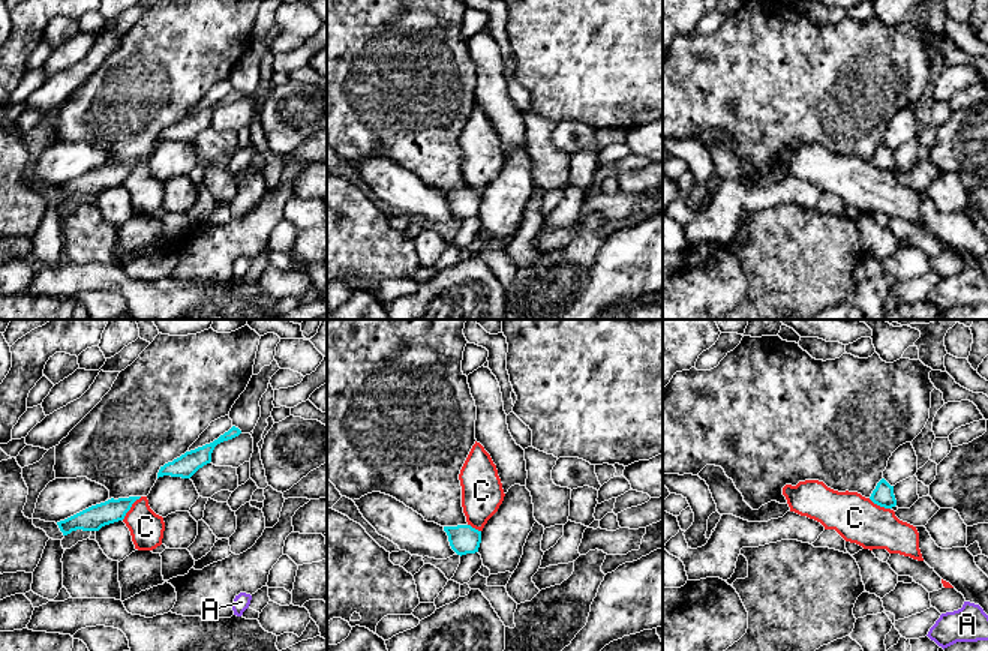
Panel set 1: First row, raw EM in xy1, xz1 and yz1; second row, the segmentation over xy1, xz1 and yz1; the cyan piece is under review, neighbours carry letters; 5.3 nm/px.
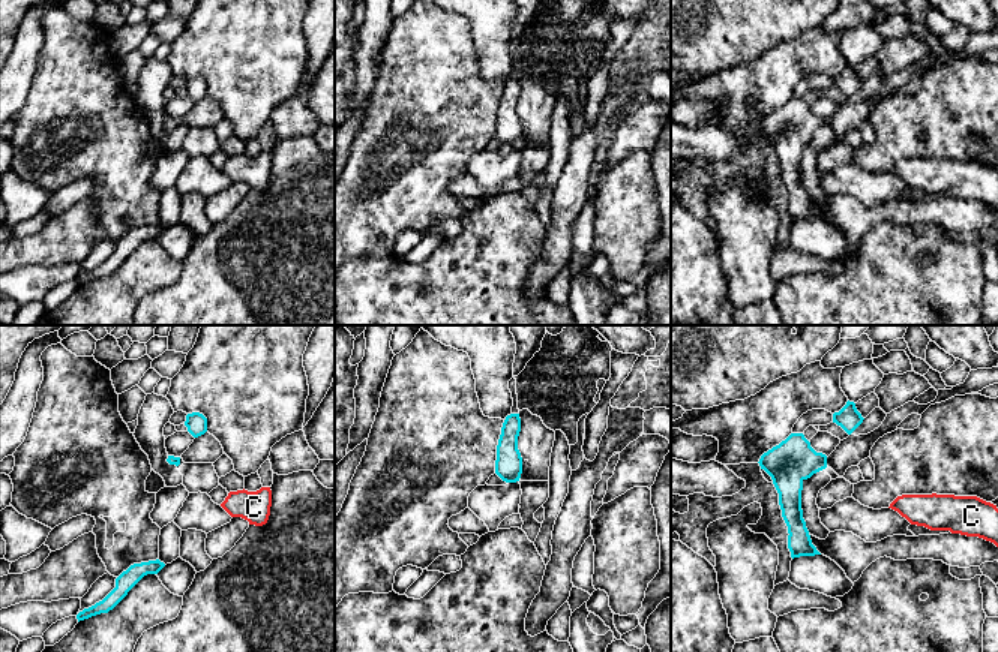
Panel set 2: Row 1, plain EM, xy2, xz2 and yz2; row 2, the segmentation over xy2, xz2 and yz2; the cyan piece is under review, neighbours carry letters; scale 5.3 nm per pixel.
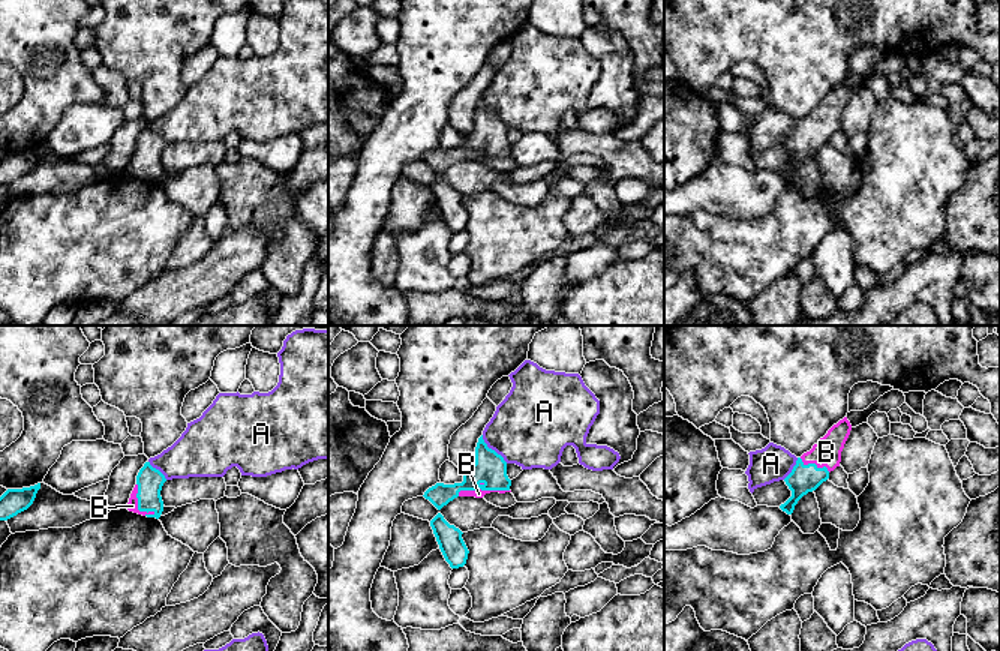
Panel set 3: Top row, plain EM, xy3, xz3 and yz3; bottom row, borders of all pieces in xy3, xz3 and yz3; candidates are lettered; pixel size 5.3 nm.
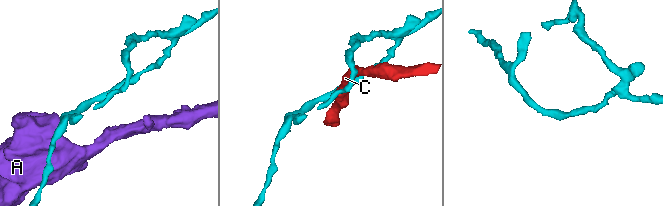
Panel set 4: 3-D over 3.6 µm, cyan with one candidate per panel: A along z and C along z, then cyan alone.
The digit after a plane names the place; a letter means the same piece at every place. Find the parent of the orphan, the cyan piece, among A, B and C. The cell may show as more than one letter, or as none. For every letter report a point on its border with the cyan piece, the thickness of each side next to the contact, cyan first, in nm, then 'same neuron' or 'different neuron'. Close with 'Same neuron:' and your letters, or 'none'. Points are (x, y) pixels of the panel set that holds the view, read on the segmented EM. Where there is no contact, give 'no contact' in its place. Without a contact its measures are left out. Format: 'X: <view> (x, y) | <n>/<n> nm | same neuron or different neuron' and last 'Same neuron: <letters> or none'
A: xz3 (491, 449) | 170/420 nm | different neuron
B: xz3 (482, 489) | 170/50 nm | same neuron
C: xy1 (131, 506) | 130/180 nm | different neuron
Same neuron: B

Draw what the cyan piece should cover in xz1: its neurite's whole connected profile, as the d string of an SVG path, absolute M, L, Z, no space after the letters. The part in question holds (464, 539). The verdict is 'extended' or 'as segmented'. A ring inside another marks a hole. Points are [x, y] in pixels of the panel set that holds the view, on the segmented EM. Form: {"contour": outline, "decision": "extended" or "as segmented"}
{"contour": "M471 525L444 526L448 536L451 549L457 555L475 554L478 552L481 543L481 531L472 528Z", "decision": "as segmented"}

